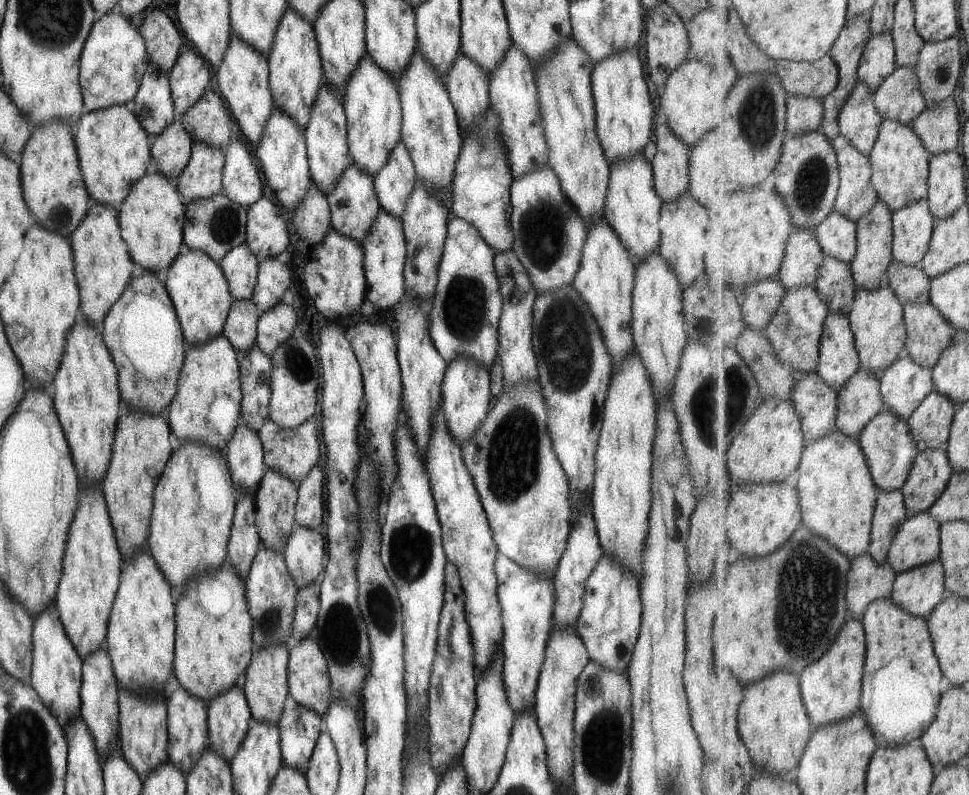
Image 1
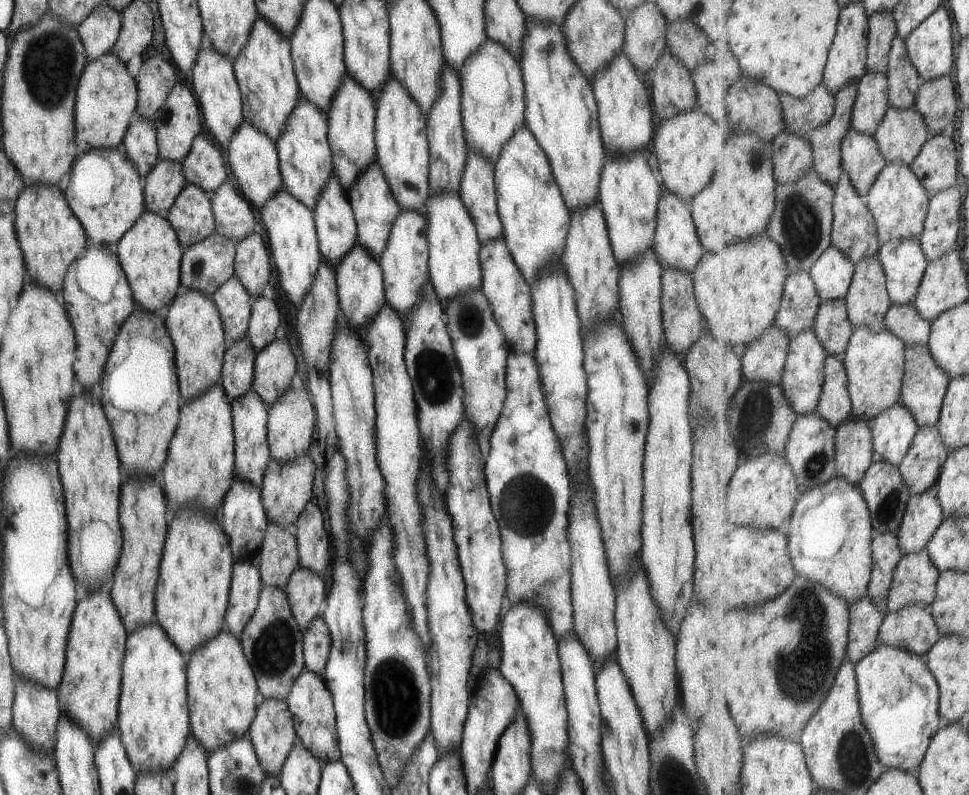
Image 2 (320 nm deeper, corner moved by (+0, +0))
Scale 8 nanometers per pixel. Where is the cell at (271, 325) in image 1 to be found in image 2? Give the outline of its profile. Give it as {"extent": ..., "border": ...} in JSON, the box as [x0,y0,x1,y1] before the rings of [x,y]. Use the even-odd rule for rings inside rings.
{"extent":[251,338,295,406],"border":[[[274,338],[256,352],[251,389],[269,406],[289,388],[295,372],[295,358],[287,341]]]}

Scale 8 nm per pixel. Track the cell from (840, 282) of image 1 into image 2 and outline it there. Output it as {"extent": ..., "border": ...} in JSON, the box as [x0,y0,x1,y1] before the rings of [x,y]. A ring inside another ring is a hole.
{"extent":[814,299,855,357],"border":[[[846,299],[823,301],[815,322],[814,331],[826,347],[828,356],[843,357],[855,329],[848,315]]]}

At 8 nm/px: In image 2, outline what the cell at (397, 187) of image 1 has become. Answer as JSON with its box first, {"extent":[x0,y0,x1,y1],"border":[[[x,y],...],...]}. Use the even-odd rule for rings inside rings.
{"extent":[378,209,428,334],"border":[[[399,209],[397,214],[397,218],[392,222],[386,245],[378,264],[382,270],[385,303],[387,303],[387,306],[390,306],[400,318],[405,334],[405,326],[408,324],[408,314],[412,307],[417,305],[420,301],[420,293],[422,292],[423,285],[428,282],[428,242],[426,239],[428,226],[424,214],[419,214],[417,211],[401,211]]]}

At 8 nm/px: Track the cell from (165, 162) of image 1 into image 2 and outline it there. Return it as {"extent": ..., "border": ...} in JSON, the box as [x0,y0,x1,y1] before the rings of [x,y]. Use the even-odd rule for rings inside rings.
{"extent":[142,159,186,215],"border":[[[158,159],[142,178],[144,208],[164,215],[186,182],[181,162]]]}

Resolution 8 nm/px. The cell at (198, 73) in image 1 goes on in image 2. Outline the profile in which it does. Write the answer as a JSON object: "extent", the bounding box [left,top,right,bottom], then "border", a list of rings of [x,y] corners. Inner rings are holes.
{"extent":[151,82,203,162],"border":[[[176,82],[169,91],[163,106],[152,116],[151,125],[156,132],[158,158],[181,162],[189,152],[194,138],[203,133],[203,122],[198,102],[191,90]]]}

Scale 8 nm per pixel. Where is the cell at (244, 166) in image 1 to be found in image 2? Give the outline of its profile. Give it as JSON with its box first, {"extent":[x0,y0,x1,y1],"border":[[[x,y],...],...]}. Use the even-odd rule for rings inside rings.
{"extent":[210,179,256,241],"border":[[[225,179],[210,195],[214,231],[221,237],[240,241],[256,229],[256,210],[250,202]]]}

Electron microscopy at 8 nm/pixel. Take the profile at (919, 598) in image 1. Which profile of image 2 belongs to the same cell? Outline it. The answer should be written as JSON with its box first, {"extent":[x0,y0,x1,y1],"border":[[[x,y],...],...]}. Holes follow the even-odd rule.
{"extent":[879,605,942,658],"border":[[[913,605],[889,613],[880,628],[879,644],[899,647],[926,658],[942,636],[927,608],[925,605]]]}

